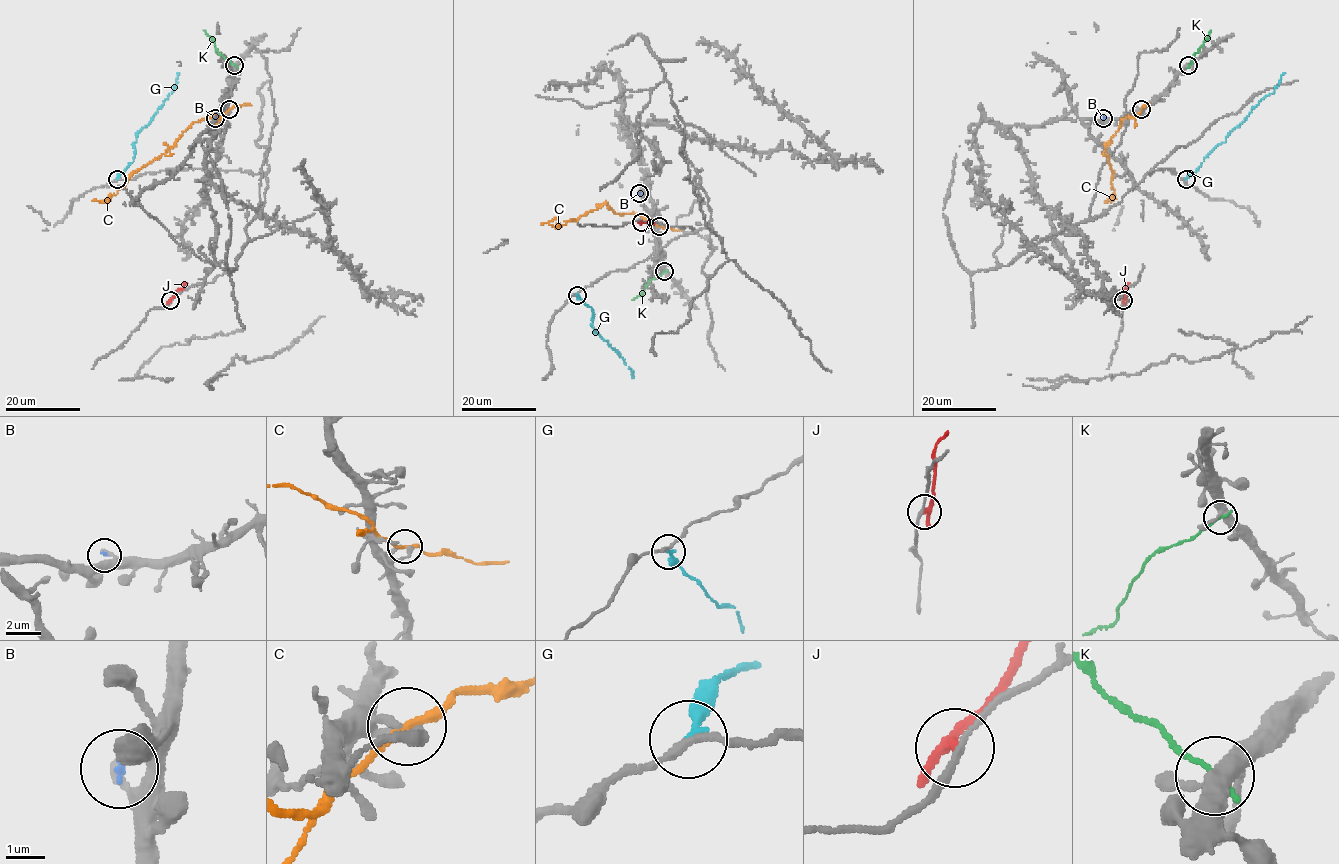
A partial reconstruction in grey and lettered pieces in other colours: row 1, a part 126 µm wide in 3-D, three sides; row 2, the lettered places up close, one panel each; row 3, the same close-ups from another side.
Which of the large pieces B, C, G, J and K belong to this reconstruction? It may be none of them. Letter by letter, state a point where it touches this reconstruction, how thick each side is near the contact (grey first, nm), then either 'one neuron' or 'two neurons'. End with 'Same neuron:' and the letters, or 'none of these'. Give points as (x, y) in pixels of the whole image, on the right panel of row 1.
B: meets grey at (1103, 118); 320 nm thick on the grey side, 90 nm on the other; one neuron
C: meets grey at (1141, 109); 200 nm thick on the grey side, 190 nm on the other; two neurons
G: meets grey at (1186, 179); 200 nm thick on the grey side, 240 nm on the other; two neurons
J: meets grey at (1123, 300); 160 nm thick on the grey side, 240 nm on the other; two neurons
K: meets grey at (1188, 65); 360 nm thick on the grey side, 170 nm on the other; two neurons
Same neuron: B

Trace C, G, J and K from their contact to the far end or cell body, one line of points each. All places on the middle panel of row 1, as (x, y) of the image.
C: (658, 226), (633, 213), (616, 214), (606, 204), (555, 227), (549, 223), (556, 216)
G: (577, 295), (592, 308), (595, 331), (632, 370), (633, 377)
J: (641, 222), (654, 223)
K: (664, 272), (652, 278), (642, 293), (632, 300)

